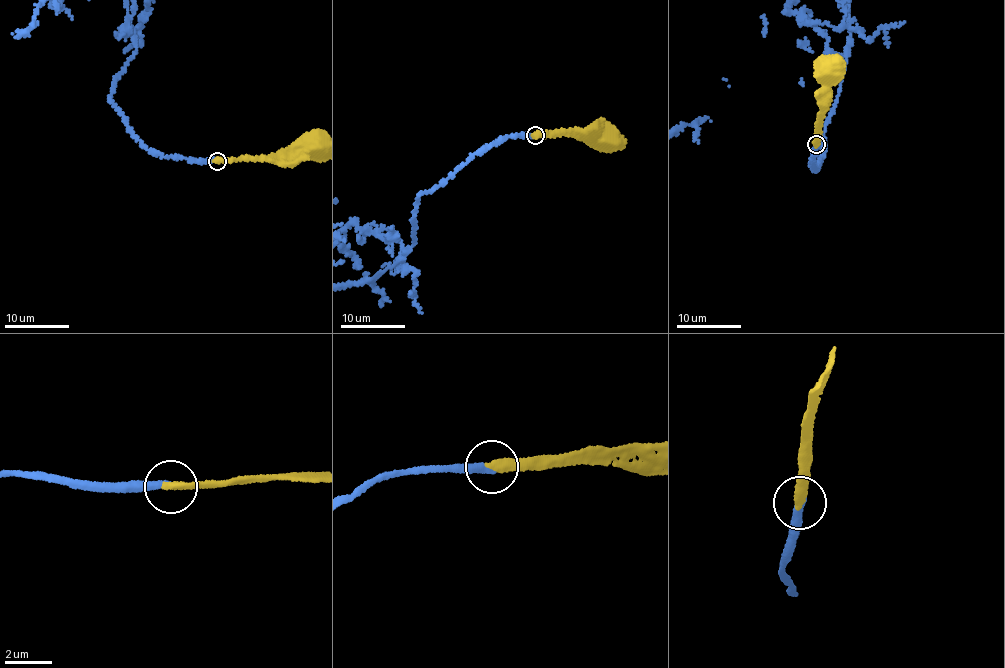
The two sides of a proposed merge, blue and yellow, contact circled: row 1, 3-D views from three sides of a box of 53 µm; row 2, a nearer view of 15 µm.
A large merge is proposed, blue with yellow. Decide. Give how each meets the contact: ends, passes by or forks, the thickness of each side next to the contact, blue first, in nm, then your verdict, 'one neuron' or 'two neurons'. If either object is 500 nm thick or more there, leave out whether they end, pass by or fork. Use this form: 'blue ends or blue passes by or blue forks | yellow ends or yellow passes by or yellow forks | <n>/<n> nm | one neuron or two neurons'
blue ends | yellow ends | 320/360 nm | one neuron

